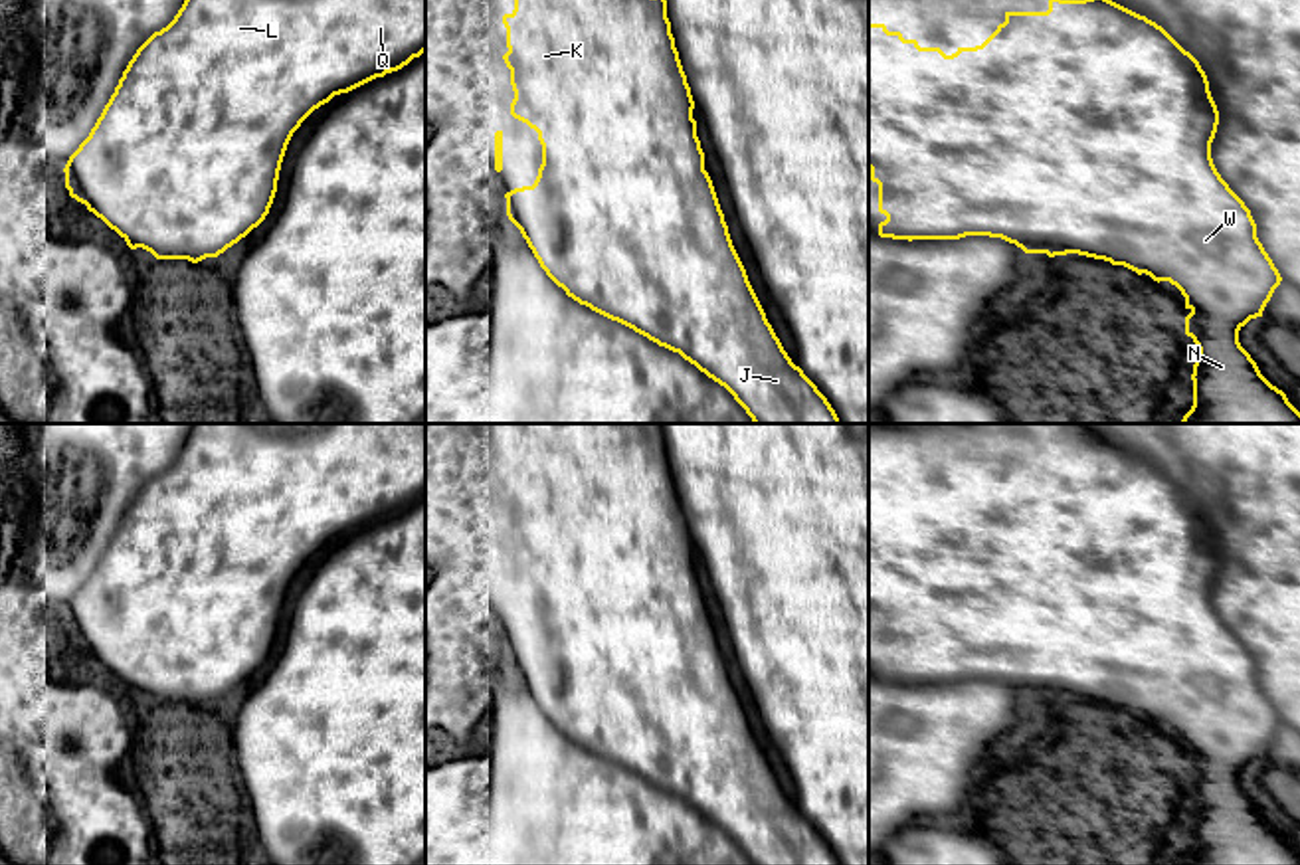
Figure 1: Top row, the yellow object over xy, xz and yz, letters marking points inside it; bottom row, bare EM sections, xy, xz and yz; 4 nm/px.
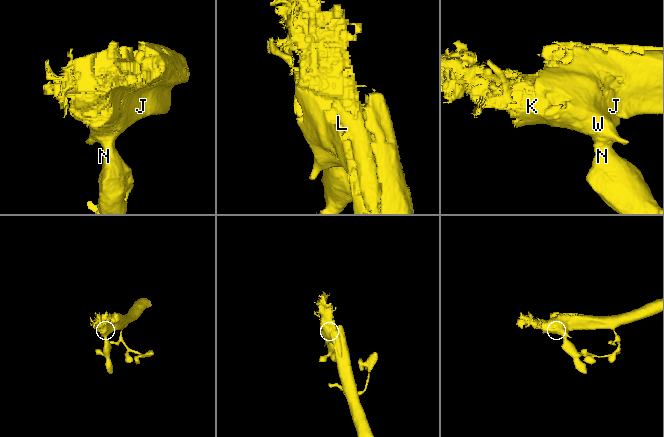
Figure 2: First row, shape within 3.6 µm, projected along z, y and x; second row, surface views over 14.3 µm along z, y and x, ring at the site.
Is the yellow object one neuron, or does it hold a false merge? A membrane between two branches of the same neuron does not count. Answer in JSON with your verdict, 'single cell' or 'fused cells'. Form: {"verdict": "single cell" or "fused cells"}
{"verdict": "single cell"}

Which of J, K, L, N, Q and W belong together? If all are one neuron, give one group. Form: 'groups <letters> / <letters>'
groups J K L N Q W

